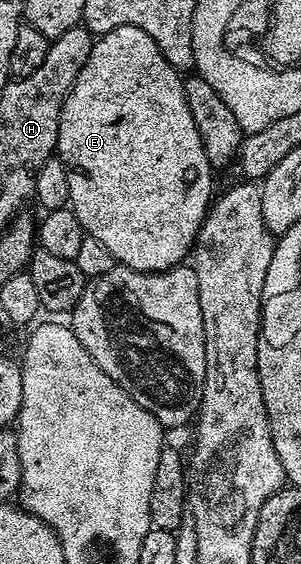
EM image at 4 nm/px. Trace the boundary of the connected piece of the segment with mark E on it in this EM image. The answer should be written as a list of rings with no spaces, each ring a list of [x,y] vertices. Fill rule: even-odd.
[[[132,26],[113,28],[107,34],[100,34],[94,39],[89,52],[89,60],[85,60],[73,88],[68,92],[67,99],[63,101],[59,117],[57,157],[65,164],[69,176],[70,209],[75,211],[86,237],[101,240],[101,244],[109,248],[109,252],[115,257],[118,265],[145,273],[164,271],[178,266],[186,259],[183,258],[186,254],[188,257],[192,253],[195,239],[199,236],[199,228],[207,218],[207,211],[213,201],[213,193],[211,194],[213,168],[205,156],[205,148],[201,144],[197,124],[193,124],[193,116],[189,116],[189,104],[185,100],[183,83],[184,79],[180,71],[171,67],[169,60],[165,60],[161,48],[157,48],[157,44],[153,44],[153,40],[145,36],[141,28]]]

